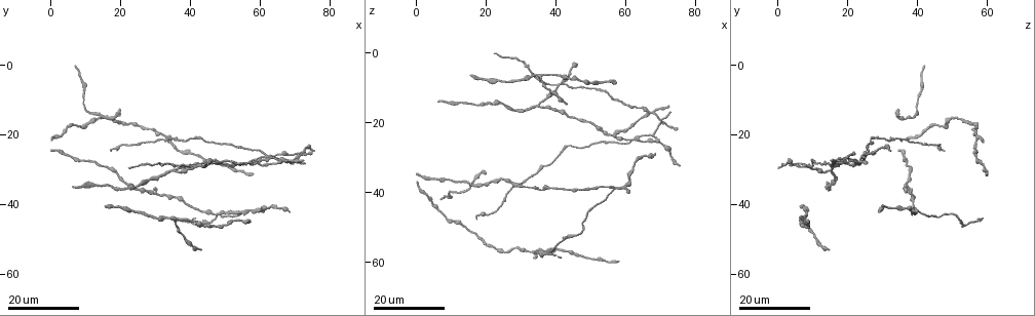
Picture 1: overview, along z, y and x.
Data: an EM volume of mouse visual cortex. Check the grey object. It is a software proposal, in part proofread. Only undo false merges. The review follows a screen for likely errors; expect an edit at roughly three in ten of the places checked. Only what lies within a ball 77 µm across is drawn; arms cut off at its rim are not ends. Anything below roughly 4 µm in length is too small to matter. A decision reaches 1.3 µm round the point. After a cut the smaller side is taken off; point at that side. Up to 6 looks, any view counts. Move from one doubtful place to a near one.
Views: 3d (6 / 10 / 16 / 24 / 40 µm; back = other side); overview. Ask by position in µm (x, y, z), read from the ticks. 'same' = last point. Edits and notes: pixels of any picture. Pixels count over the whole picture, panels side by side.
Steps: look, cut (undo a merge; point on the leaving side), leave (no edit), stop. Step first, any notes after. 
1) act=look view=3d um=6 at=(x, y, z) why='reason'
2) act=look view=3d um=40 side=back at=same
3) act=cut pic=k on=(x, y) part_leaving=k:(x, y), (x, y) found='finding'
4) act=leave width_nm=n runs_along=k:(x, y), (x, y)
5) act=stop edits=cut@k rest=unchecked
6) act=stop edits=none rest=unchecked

act=look view=3d um=24 at=(34.5, 30.5, 15.5) why='arms part here'

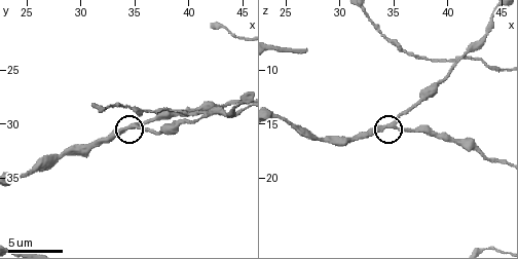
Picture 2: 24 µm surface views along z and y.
act=look view=3d um=10 at=(34.6, 30.2, 15.2) why='closer look'

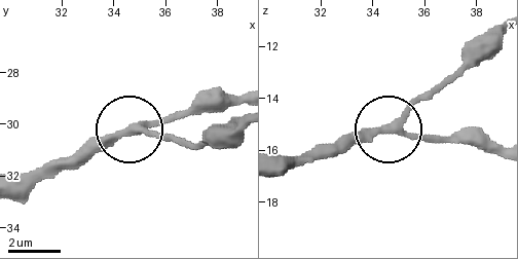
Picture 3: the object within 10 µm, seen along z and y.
act=leave arms=3 runs_along=3:(237, 102), (136, 125), (182, 139) found='all the same cell'

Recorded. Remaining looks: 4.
act=look view=3d um=10 at=(40.2, 29.0, 9.0) why='a fork'

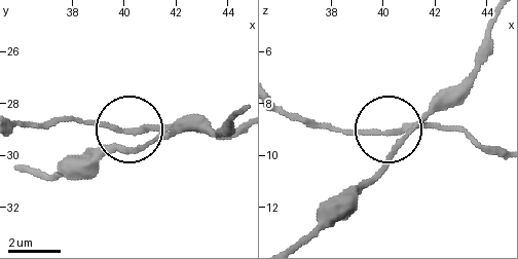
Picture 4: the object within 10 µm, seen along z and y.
act=leave runs_along=4:(33, 168), (99, 161), (135, 148), (139, 131), (202, 131) found='continuous, no second cell'

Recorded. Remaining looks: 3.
act=look view=3d um=16 at=(68.0, 27.0, 17.5) why='a fork'

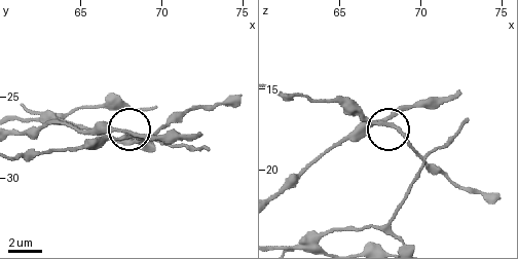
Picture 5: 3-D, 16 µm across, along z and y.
act=look view=3d um=6 at=same

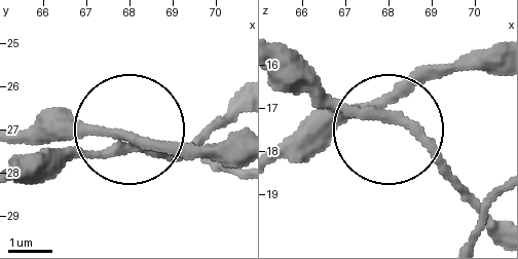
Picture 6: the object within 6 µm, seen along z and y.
act=leave runs_along=6:(17, 130), (213, 141) found='all the same cell'

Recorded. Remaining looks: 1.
act=stop edits=none rest=unchecked

